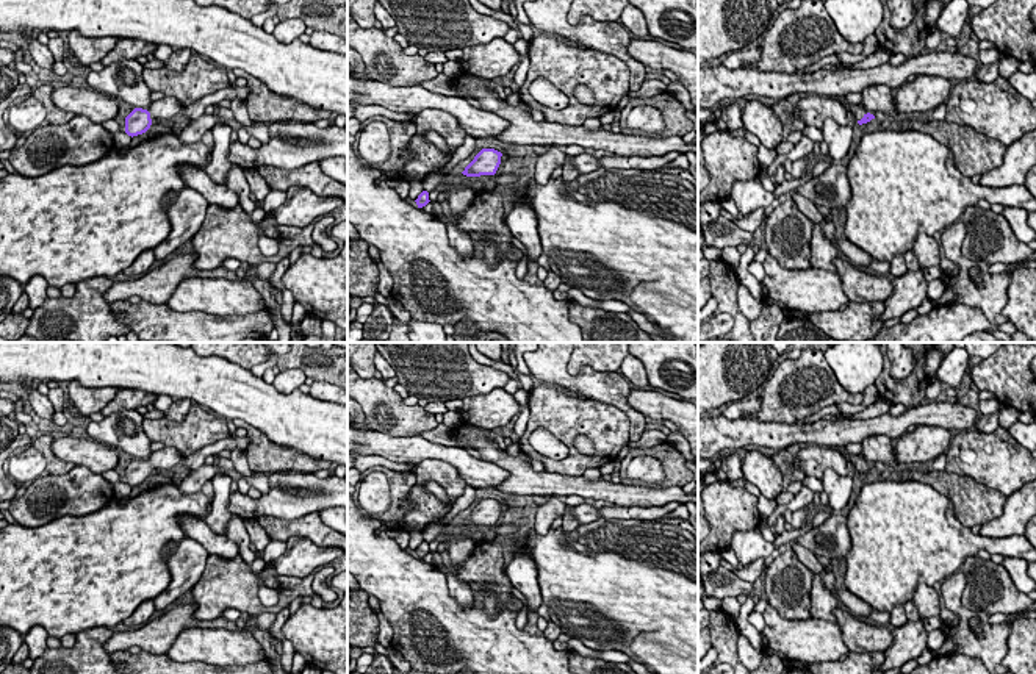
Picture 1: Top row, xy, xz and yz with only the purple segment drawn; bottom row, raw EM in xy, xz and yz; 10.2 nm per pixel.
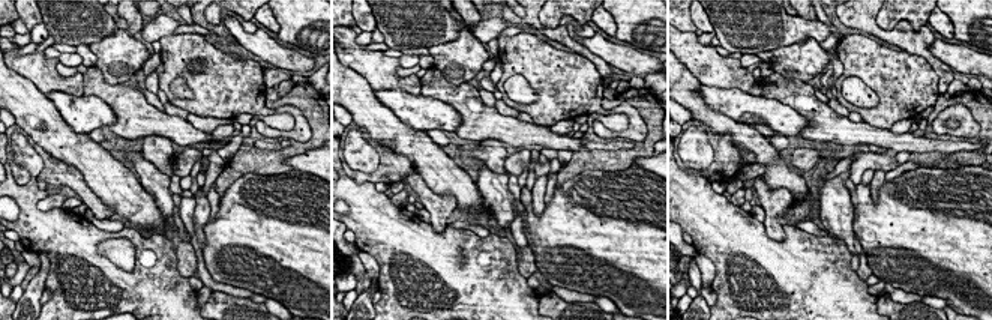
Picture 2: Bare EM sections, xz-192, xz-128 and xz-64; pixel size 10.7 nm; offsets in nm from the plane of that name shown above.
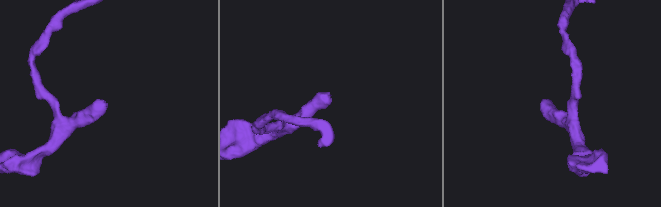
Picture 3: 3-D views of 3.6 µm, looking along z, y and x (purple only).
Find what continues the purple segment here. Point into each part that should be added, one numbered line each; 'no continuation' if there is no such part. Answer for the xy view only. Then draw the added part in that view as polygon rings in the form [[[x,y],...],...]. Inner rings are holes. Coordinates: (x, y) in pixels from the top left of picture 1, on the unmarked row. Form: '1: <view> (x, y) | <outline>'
1: xy (166, 458) | [[[169,446],[156,452],[152,452],[152,455],[147,458],[147,461],[150,463],[150,469],[160,472],[172,471],[175,466],[180,464],[182,460],[183,460],[182,452]]]

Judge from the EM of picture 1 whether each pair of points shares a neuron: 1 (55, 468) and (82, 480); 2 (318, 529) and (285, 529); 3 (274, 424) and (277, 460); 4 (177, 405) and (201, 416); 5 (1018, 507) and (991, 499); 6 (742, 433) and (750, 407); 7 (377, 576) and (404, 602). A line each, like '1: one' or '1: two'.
1: two
2: one
3: two
4: two
5: two
6: two
7: one

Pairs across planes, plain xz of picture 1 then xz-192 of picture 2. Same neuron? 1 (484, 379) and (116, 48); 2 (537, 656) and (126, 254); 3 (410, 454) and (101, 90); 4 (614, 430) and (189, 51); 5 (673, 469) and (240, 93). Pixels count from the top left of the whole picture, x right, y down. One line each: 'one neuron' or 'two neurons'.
1: two neurons
2: two neurons
3: two neurons
4: one neuron
5: two neurons

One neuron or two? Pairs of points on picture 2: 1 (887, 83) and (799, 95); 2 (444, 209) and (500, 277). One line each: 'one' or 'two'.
1: two
2: two

